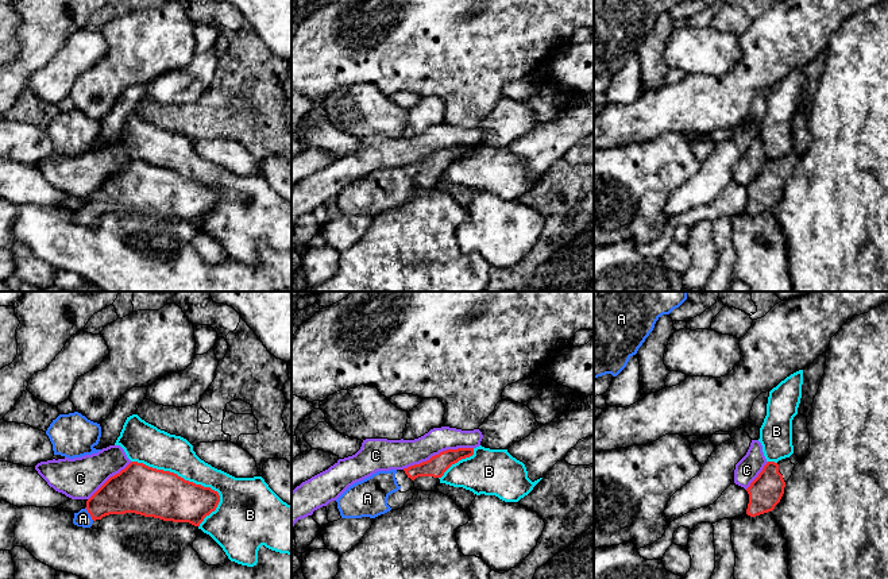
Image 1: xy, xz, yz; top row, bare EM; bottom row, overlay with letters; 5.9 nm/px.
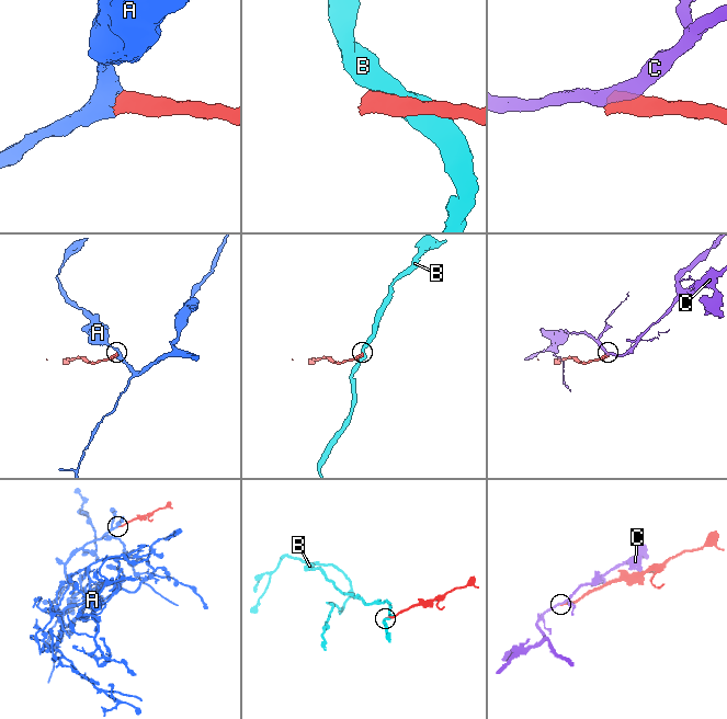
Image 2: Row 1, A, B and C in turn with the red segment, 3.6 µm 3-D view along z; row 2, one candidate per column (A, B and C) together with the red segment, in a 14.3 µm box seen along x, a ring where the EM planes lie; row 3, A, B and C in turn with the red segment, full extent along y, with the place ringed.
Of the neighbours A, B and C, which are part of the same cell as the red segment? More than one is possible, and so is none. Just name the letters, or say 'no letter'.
A

